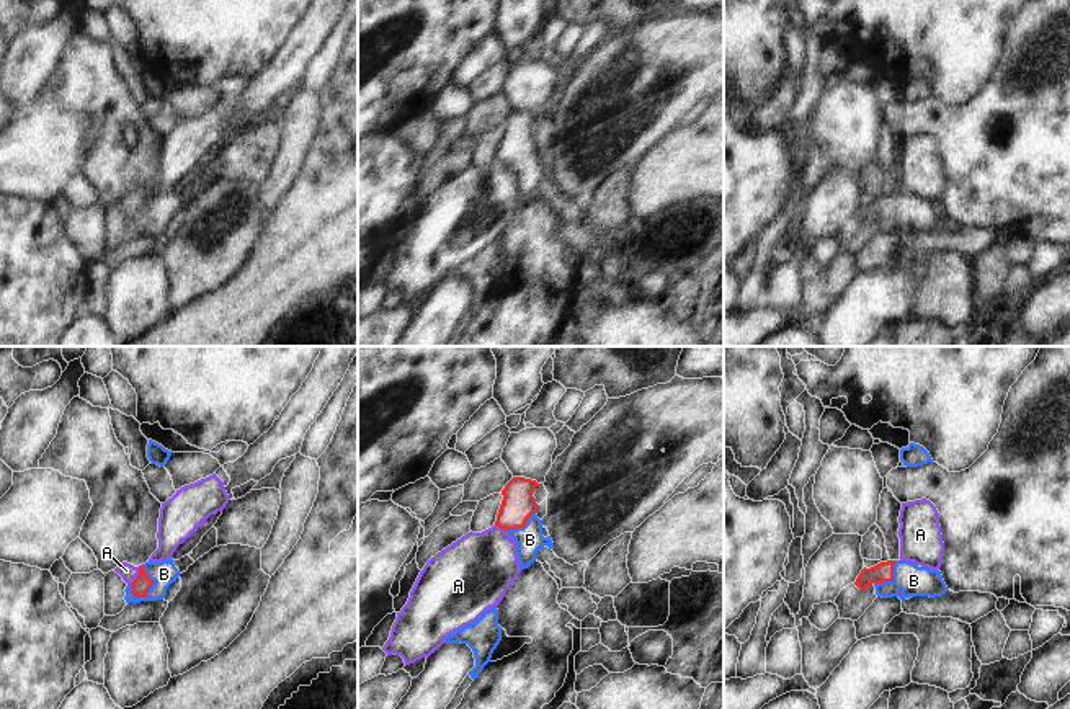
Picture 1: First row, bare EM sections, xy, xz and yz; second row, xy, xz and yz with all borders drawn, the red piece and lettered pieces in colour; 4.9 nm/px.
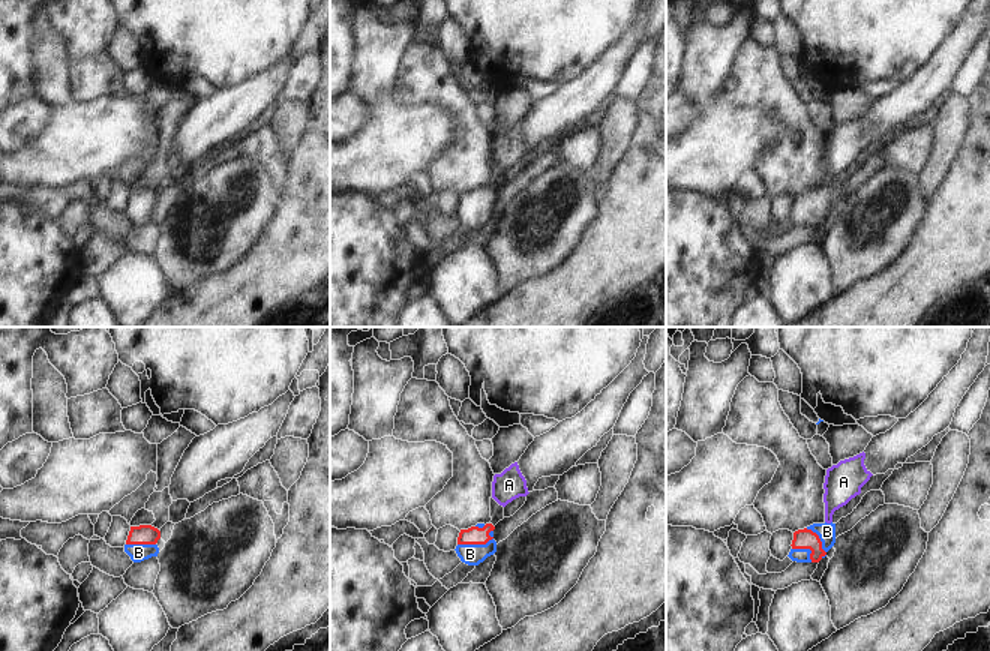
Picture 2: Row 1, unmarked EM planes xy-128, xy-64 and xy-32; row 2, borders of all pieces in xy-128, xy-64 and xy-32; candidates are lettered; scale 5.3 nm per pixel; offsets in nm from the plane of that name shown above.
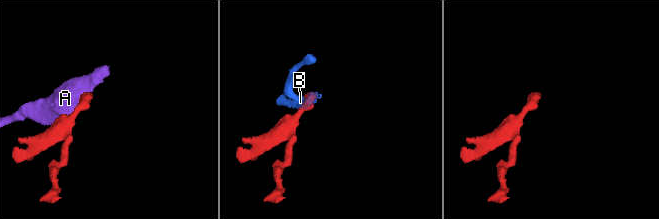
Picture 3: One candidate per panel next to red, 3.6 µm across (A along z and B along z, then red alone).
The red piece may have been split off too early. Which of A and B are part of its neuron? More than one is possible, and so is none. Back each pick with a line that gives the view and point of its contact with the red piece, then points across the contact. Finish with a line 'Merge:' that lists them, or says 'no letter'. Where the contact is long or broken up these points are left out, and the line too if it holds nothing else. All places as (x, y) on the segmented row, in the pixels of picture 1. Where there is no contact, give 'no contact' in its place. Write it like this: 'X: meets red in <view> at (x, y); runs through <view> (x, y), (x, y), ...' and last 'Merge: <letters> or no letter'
B: meets red in xy at (152, 584); runs through xy (141, 585), (152, 584), (164, 574)
Merge: B

